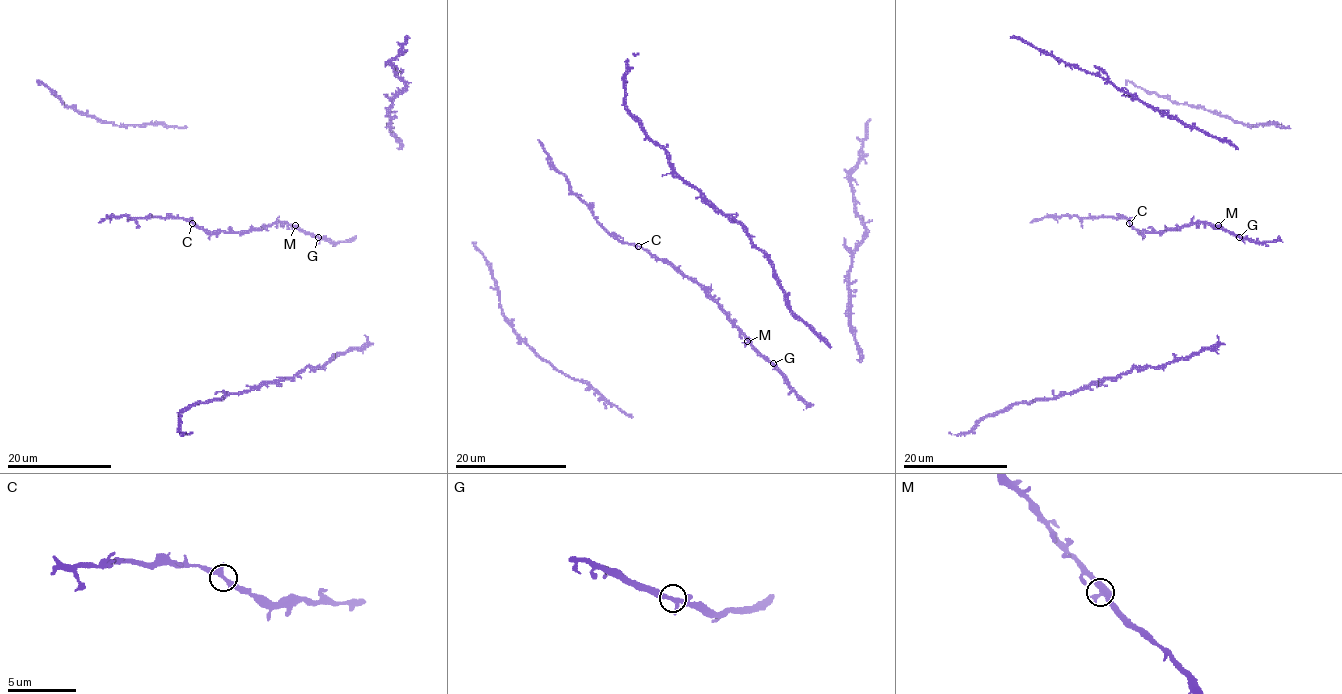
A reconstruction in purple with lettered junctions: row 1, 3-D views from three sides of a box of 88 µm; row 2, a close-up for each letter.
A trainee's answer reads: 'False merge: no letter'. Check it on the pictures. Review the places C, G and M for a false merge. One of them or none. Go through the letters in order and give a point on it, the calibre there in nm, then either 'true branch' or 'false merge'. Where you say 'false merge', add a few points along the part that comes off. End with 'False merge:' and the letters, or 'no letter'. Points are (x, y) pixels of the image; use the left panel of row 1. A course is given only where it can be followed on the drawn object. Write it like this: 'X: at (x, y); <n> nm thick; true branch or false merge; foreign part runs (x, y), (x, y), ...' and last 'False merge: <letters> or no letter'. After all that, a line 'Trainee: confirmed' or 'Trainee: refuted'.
C: at (192, 223); 280 nm thick; true branch
G: at (318, 237); 240 nm thick; true branch
M: at (295, 225); 400 nm thick; true branch
False merge: no letter
Trainee: confirmed

